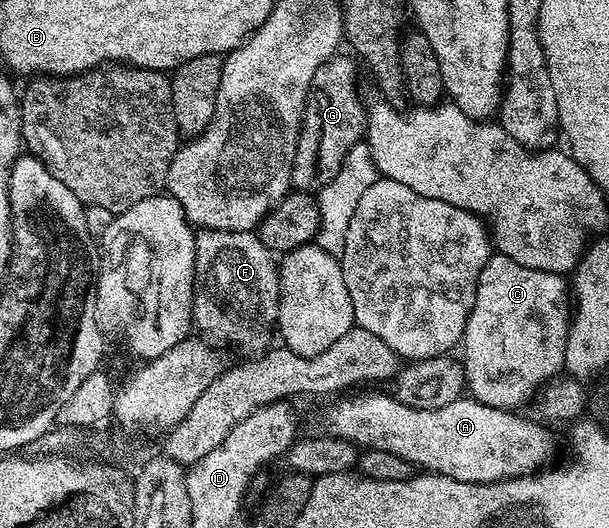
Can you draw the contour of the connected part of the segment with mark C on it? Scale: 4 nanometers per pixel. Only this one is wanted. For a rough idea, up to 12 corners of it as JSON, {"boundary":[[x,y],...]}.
{"boundary":[[492,255],[461,340],[466,392],[515,411],[564,372],[564,274]]}

